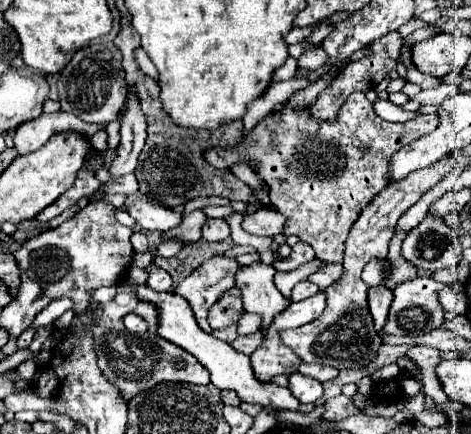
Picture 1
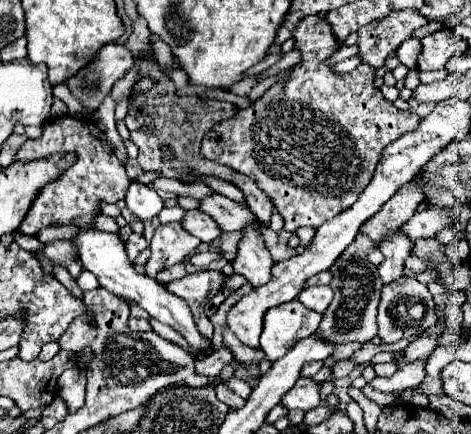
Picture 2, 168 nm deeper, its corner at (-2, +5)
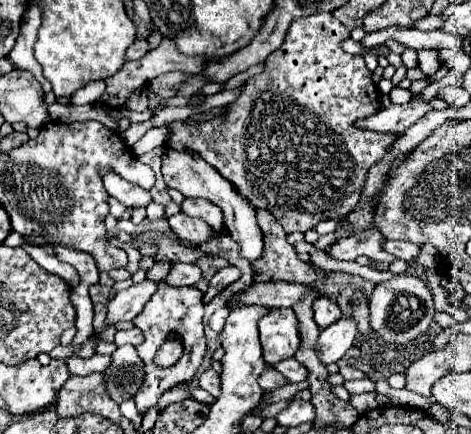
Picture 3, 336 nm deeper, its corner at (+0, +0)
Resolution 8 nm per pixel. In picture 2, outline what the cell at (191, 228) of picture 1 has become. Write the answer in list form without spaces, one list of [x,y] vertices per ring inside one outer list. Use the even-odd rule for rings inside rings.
[[[180,222],[160,224],[150,242],[152,258],[144,266],[144,274],[156,280],[156,274],[182,262],[188,254],[192,254],[202,242],[188,234]]]

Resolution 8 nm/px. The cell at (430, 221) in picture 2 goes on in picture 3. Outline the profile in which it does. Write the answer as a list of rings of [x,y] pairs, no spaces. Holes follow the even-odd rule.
[[[396,239],[386,241],[386,245],[384,245],[384,249],[388,253],[392,253],[398,259],[404,259],[404,261],[412,261],[414,257],[418,257],[420,247],[422,245],[418,245],[418,243],[412,243],[412,241],[396,241]]]

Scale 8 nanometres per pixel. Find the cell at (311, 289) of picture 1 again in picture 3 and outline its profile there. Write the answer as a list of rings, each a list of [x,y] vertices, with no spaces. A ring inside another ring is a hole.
[[[318,295],[318,297],[314,299],[312,311],[314,311],[314,321],[318,323],[320,329],[326,329],[328,325],[332,325],[334,321],[340,319],[340,309],[338,309],[338,305],[336,305],[332,299],[322,297],[322,295]]]

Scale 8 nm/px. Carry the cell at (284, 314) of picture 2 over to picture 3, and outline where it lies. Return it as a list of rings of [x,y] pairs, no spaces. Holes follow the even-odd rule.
[[[272,309],[260,319],[258,329],[264,361],[268,365],[276,365],[282,359],[294,357],[300,347],[298,317],[292,309]]]

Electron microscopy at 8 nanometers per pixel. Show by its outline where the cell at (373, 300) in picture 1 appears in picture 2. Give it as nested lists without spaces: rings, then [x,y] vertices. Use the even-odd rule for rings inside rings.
[[[394,232],[384,244],[380,244],[380,252],[384,254],[384,262],[378,266],[378,274],[384,280],[384,284],[390,284],[392,280],[398,280],[404,270],[404,260],[410,256],[408,238],[400,232]]]

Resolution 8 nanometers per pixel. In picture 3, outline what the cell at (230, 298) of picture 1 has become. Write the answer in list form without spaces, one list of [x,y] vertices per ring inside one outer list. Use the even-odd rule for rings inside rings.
[[[224,267],[224,269],[220,269],[220,271],[210,279],[210,287],[208,287],[208,291],[206,291],[202,303],[204,303],[204,305],[210,303],[220,291],[224,291],[228,285],[232,285],[232,283],[238,281],[238,279],[240,279],[240,269],[238,269],[238,267]]]

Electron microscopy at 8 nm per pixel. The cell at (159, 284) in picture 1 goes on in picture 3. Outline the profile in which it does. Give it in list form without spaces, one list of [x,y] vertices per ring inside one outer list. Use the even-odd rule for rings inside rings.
[[[174,263],[164,281],[172,287],[190,287],[196,285],[200,275],[202,275],[200,269],[192,263]]]

